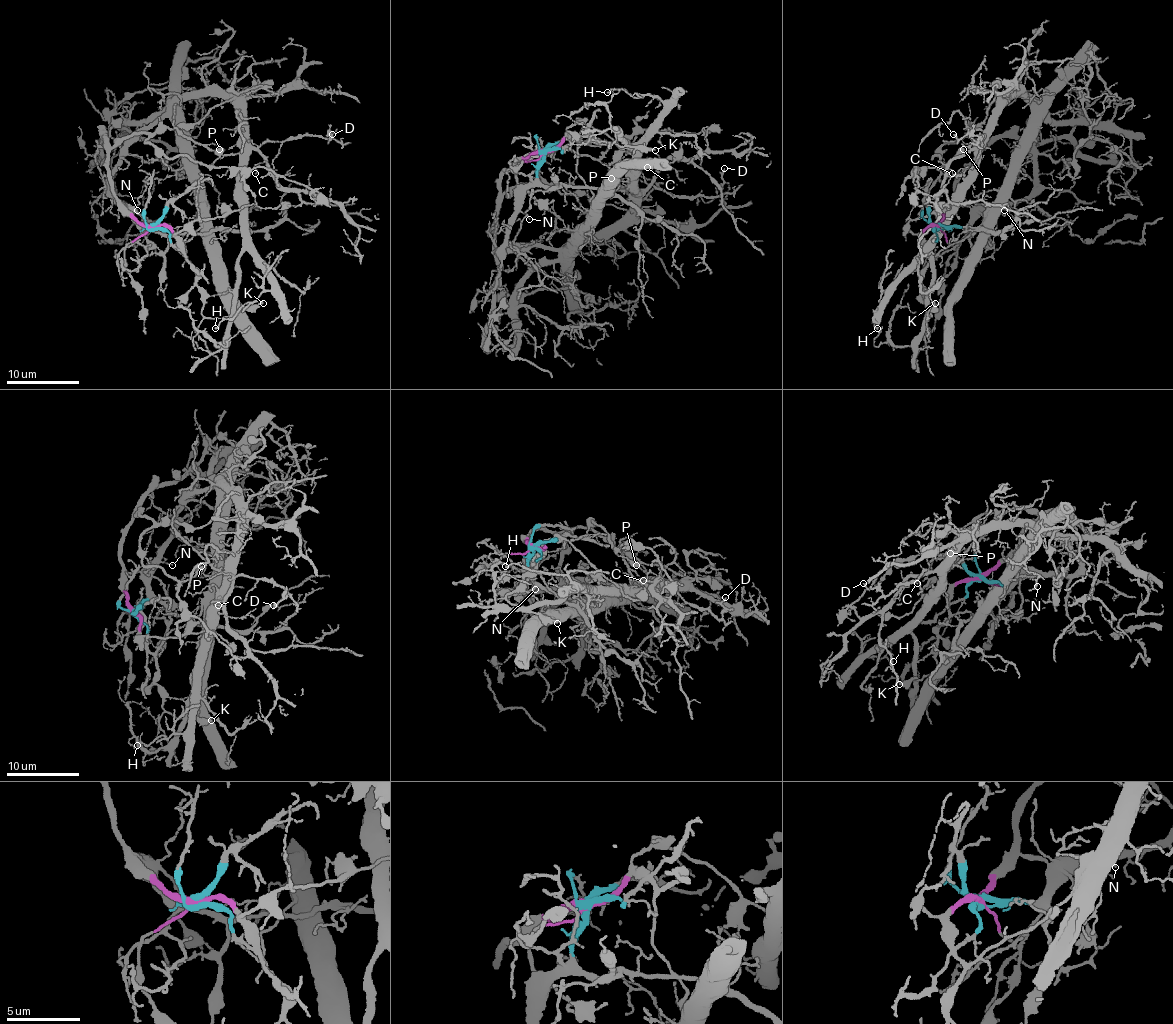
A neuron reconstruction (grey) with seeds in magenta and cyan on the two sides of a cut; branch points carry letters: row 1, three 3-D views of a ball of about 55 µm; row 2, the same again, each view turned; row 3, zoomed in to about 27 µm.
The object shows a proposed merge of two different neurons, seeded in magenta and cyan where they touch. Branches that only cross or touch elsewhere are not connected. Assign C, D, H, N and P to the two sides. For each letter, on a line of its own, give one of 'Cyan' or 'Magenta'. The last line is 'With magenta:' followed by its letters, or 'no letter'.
C: Cyan
D: Cyan
H: Cyan
N: Cyan
P: Magenta
With magenta: P

